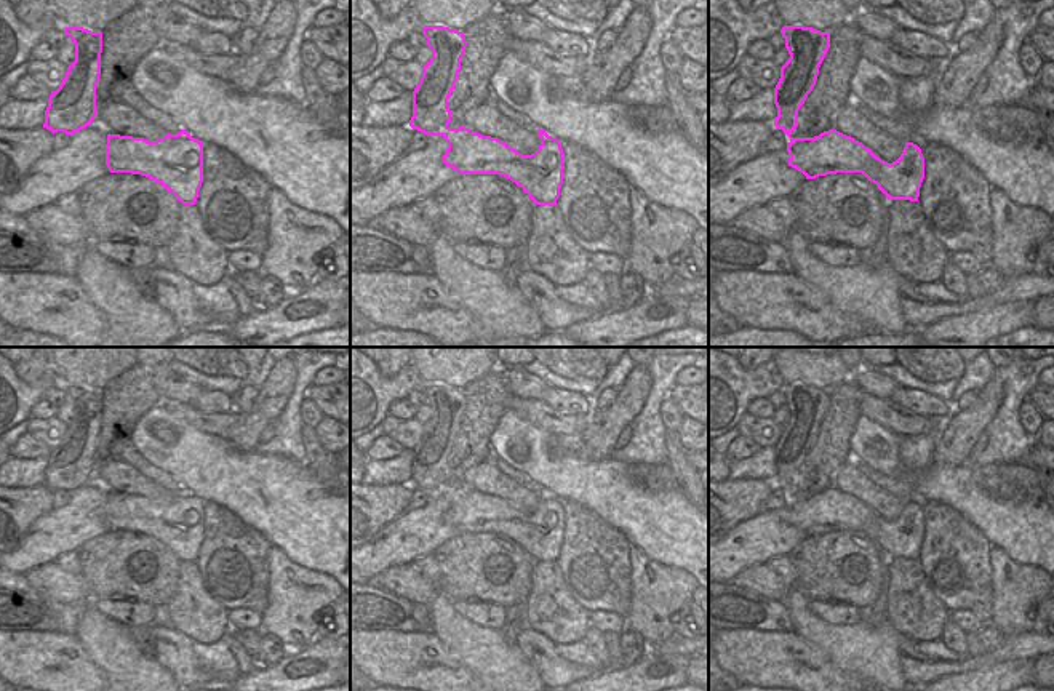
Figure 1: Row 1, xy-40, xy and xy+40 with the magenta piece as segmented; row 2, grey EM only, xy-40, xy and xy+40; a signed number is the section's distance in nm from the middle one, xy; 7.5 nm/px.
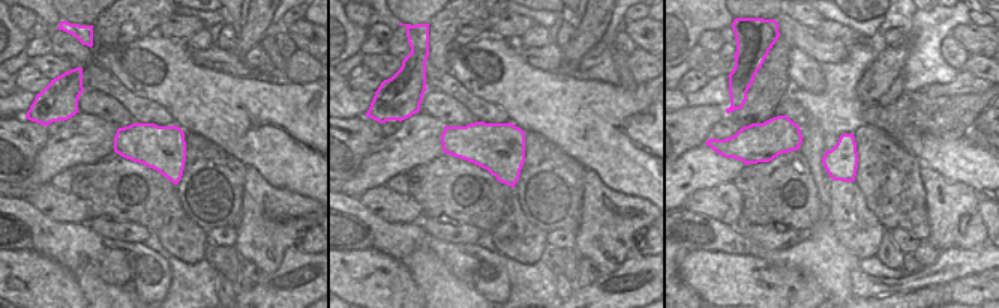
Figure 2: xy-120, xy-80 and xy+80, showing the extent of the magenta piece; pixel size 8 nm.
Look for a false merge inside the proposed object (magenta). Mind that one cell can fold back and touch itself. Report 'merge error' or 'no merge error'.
merge error

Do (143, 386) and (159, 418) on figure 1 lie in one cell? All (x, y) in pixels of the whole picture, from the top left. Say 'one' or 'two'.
two

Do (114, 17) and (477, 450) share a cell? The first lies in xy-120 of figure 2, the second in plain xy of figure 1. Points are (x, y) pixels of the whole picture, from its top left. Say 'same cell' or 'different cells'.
same cell

